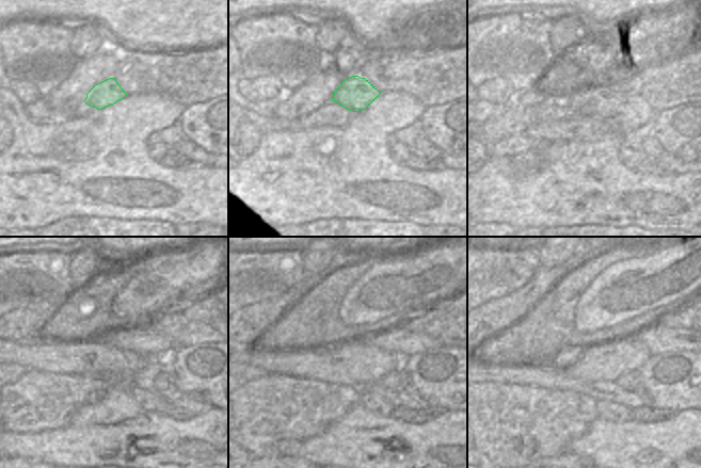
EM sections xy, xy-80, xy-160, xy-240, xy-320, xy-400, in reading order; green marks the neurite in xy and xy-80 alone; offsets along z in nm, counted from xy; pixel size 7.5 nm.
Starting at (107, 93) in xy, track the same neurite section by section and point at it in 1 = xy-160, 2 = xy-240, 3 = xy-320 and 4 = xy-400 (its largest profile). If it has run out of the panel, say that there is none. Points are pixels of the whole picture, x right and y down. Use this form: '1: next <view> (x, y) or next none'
1: next xy-160 (598, 99)
2: next xy-240 (149, 342)
3: next xy-320 (396, 339)
4: next xy-400 (656, 340)

